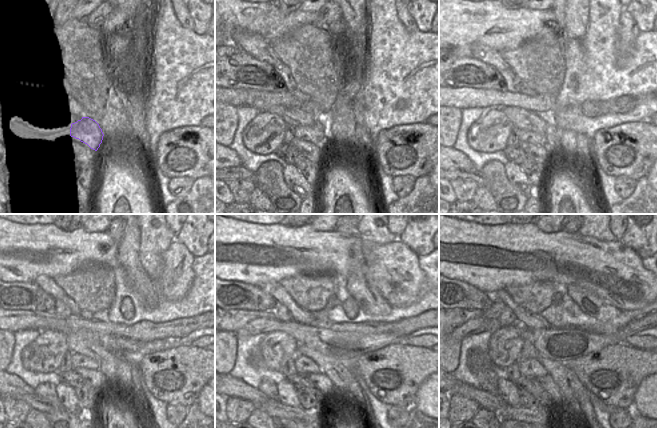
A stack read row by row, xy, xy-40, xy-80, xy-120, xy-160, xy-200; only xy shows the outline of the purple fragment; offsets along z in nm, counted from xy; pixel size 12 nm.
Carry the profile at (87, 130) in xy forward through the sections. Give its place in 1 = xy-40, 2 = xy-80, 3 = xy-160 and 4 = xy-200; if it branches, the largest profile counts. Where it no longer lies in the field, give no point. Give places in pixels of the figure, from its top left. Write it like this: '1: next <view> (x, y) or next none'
1: next xy-40 (314, 133)
2: next xy-80 (531, 137)
3: next xy-160 (303, 364)
4: next xy-200 (531, 367)

